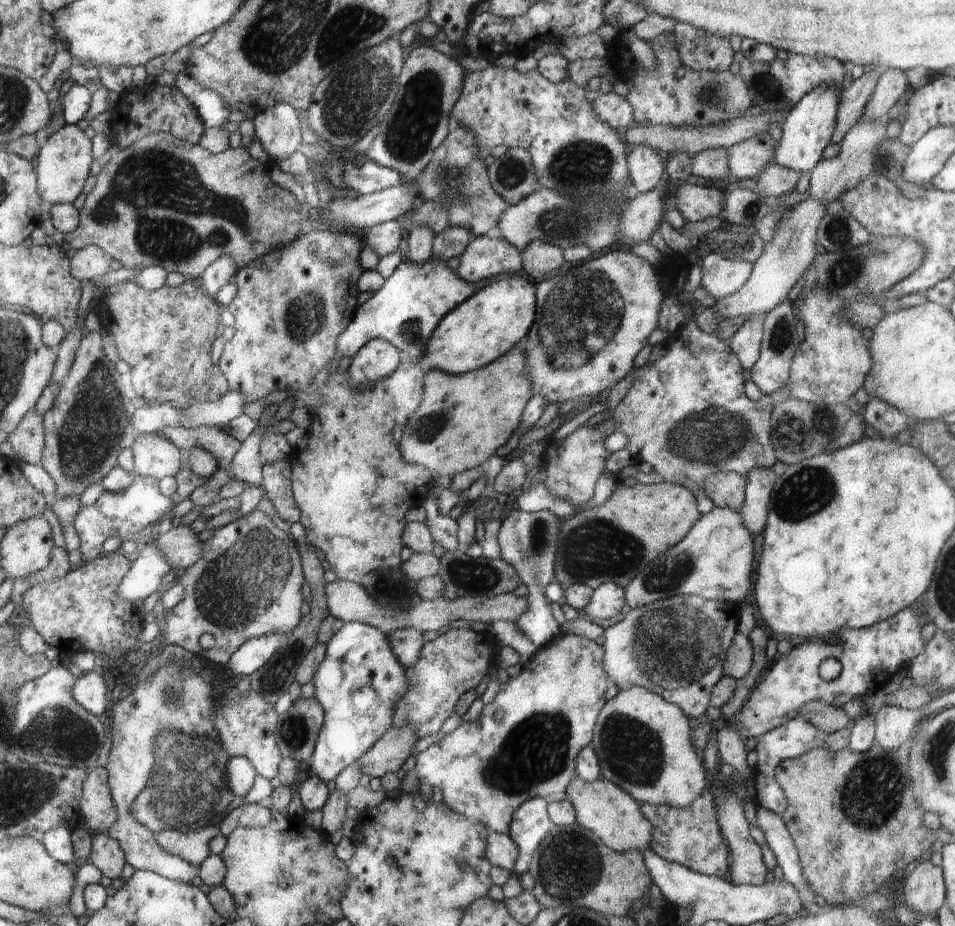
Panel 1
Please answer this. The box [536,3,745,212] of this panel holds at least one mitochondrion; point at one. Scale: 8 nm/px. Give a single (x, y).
(584, 166)

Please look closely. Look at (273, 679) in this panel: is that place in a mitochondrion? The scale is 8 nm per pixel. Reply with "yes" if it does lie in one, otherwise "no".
yes

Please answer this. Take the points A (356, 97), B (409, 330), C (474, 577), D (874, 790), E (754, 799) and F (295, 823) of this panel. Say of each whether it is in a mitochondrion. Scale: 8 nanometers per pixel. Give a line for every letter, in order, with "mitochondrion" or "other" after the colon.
A: mitochondrion
B: mitochondrion
C: mitochondrion
D: mitochondrion
E: other
F: other

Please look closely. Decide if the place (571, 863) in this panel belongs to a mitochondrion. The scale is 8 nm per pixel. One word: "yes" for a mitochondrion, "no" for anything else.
yes

